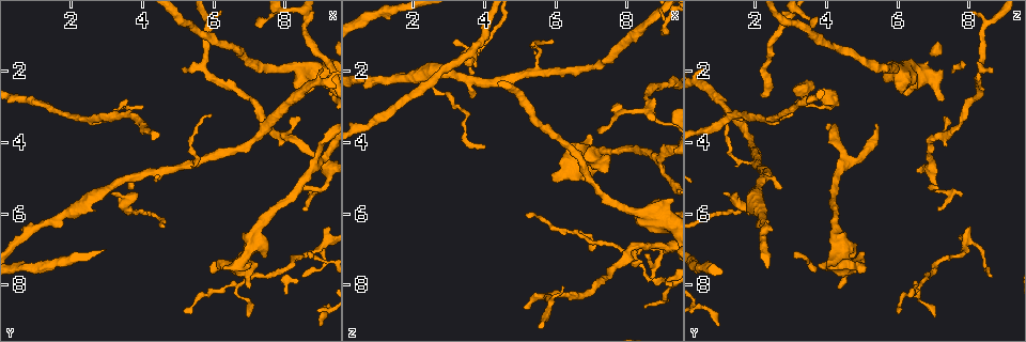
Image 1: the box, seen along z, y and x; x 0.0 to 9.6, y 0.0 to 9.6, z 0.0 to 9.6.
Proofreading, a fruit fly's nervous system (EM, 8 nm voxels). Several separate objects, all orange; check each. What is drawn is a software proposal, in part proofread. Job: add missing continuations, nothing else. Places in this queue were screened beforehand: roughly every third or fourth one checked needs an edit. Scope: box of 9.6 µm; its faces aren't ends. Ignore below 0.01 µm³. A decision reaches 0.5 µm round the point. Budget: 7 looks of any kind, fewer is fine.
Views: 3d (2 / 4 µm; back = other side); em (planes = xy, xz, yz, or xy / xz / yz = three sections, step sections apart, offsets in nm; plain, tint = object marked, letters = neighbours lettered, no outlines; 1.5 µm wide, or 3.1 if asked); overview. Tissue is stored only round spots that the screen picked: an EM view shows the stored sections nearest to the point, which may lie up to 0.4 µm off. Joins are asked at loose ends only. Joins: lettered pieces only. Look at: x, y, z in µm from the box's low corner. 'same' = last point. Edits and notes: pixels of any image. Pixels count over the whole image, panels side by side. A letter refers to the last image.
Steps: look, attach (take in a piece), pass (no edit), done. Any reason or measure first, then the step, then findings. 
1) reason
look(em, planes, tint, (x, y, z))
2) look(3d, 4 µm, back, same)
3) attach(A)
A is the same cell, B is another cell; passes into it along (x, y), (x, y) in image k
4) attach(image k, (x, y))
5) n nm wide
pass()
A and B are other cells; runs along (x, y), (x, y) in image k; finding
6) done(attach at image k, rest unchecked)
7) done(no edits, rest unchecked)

thin end
look(3d, 2 µm, (4.00, 2.90, 4.10))

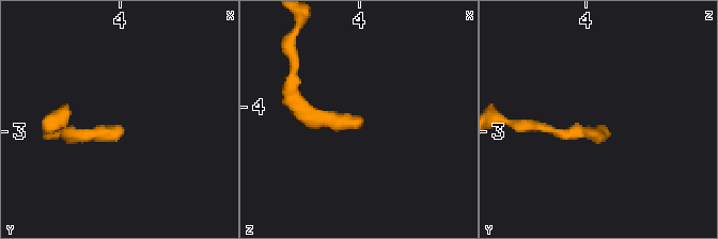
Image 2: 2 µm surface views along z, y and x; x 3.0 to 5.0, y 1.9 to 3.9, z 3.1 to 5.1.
need the tissue
look(em, planes, letters, (4.00, 2.94, 4.16))

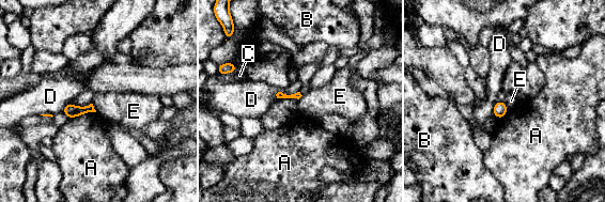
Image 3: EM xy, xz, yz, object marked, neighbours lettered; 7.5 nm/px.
A touches over 200 nm
pass()
A, B, C, D and E are other cells; no lettered piece goes on from it

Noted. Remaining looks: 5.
free end
look(em, planes, plain, (3.70, 5.95, 2.00))

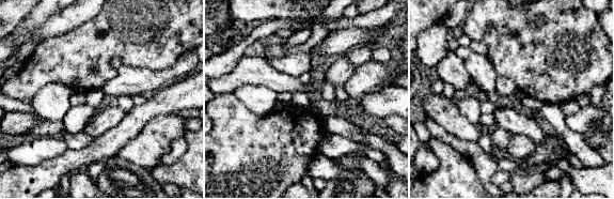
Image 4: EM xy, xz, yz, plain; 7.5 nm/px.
see the neighbours
look(em, planes, letters, same)

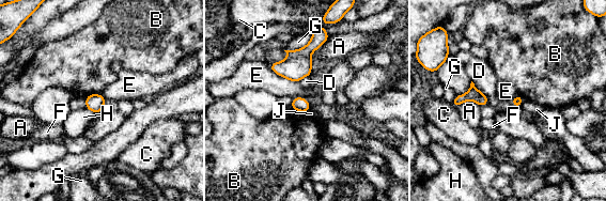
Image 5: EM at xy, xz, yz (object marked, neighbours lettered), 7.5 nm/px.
E touches over 260 nm
pass()
A, B, C, D, E, F, G, H and J are other cells; border along (268, 65), (278, 75), (298, 82) in image 5; no lettered piece goes on from it

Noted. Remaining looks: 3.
free end
look(3d, 2 µm, (6.90, 7.40, 3.80))

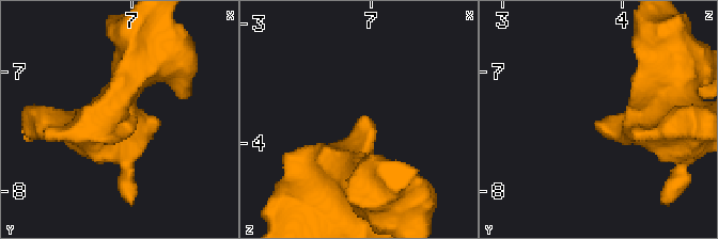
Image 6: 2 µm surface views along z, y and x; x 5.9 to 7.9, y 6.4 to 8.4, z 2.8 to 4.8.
look(em, planes, tint, (6.92, 7.42, 3.78))

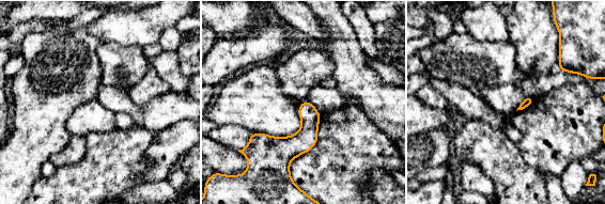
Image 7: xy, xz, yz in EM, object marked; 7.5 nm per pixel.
what lies round it
look(em, planes, letters, same)

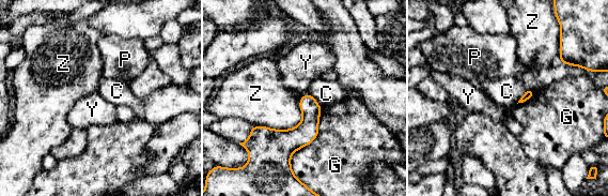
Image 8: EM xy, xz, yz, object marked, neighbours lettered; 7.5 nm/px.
pass()
C, G, P, Y and Z are other cells; border along (301, 96), (296, 125), (253, 126) in image 8; no lettered piece goes on from it

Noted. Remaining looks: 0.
done(no edits, rest unchecked)

